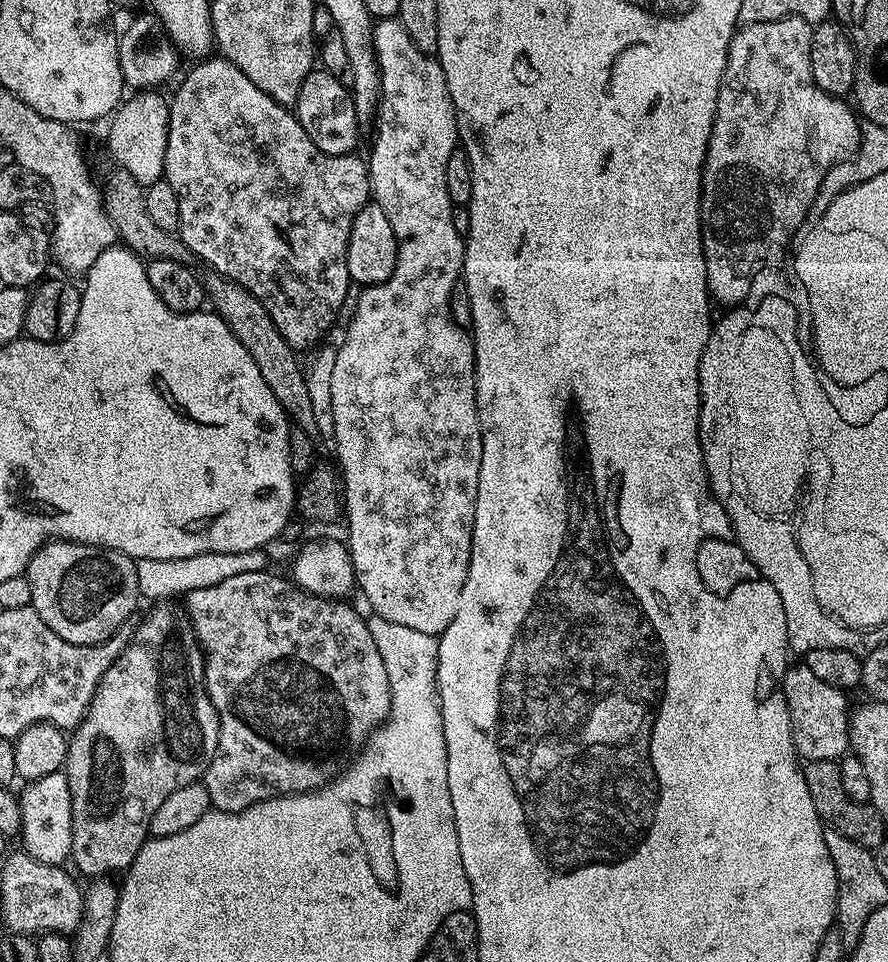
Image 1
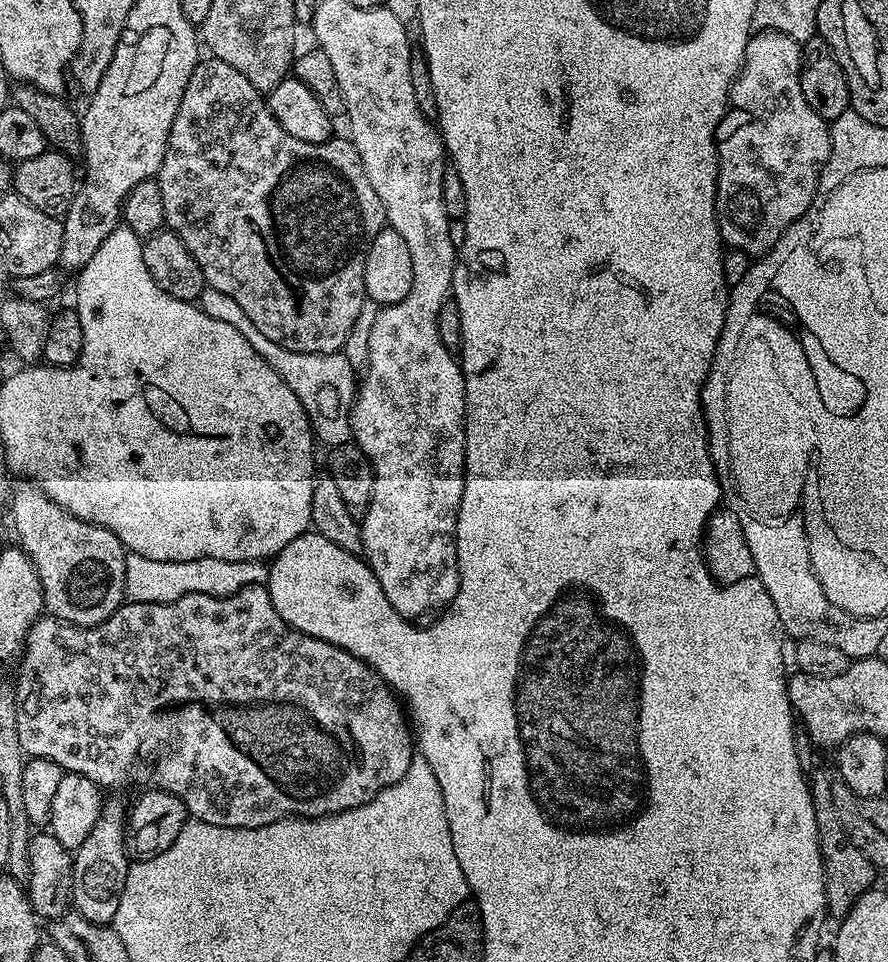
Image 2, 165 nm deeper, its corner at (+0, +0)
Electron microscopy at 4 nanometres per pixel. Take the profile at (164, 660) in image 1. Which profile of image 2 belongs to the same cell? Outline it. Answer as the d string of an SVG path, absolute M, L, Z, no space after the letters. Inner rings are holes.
M120 800L103 801L98 822L94 822L94 830L86 834L86 842L74 850L72 858L72 904L75 911L95 924L111 925L114 914L118 914L118 902L122 902L122 890L126 886L126 874L130 857L126 839L126 804Z

